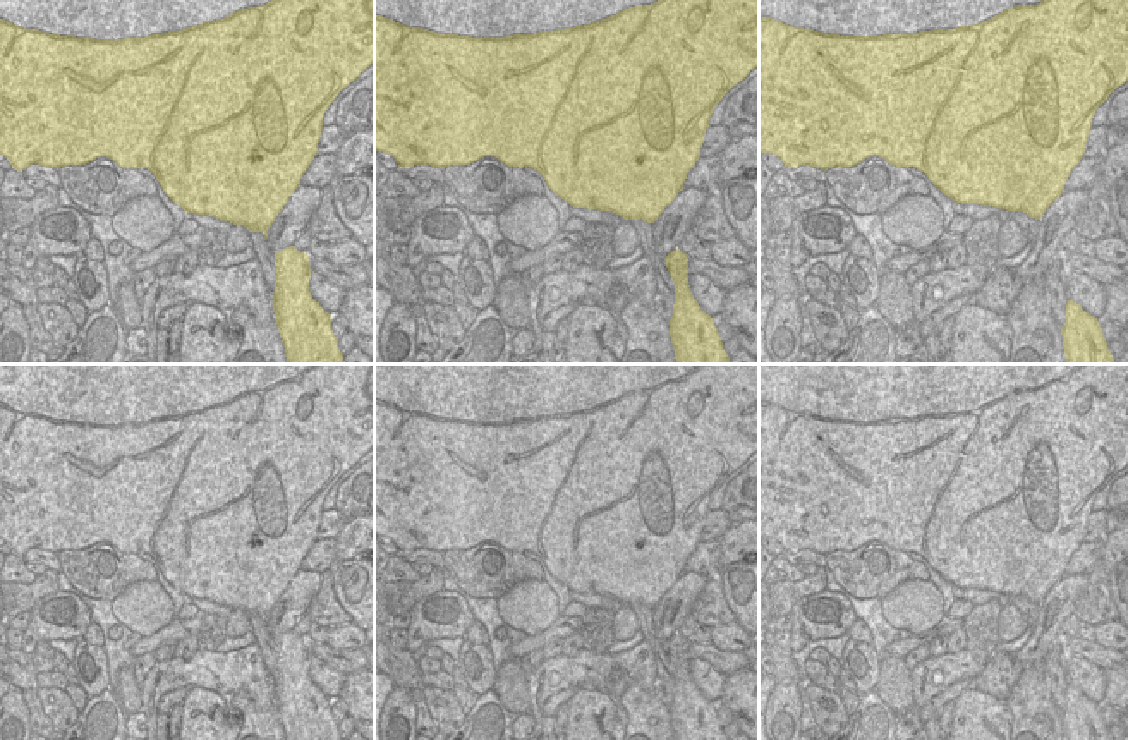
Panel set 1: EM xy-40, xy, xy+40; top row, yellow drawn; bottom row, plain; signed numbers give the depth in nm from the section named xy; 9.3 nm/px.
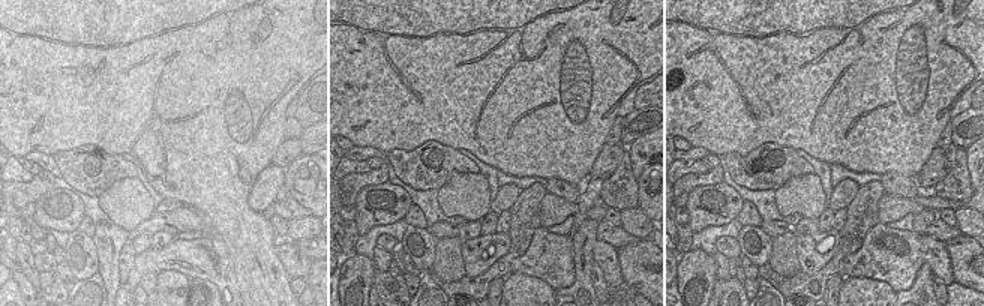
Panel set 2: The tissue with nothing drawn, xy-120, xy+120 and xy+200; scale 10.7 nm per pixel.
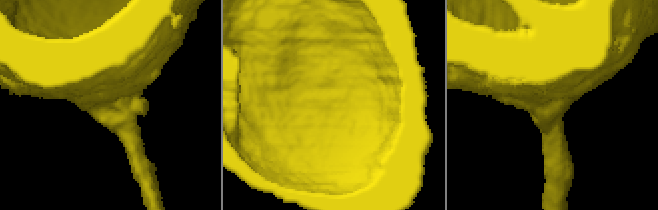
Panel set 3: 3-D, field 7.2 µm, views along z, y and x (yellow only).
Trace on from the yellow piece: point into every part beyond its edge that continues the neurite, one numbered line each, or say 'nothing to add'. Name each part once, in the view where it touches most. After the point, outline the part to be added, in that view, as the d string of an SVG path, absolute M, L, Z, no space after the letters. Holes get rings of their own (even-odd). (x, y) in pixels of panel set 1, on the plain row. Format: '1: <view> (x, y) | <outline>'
1: xy (467, 392) | M374 364L374 400L410 412L505 422L592 409L700 364Z

